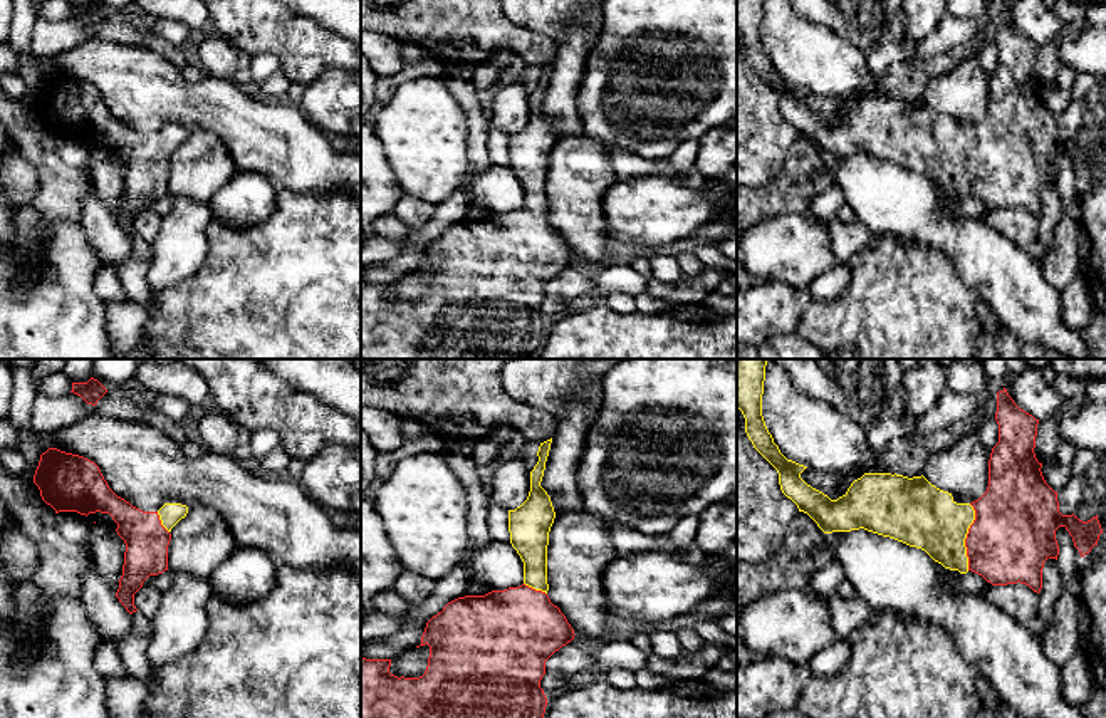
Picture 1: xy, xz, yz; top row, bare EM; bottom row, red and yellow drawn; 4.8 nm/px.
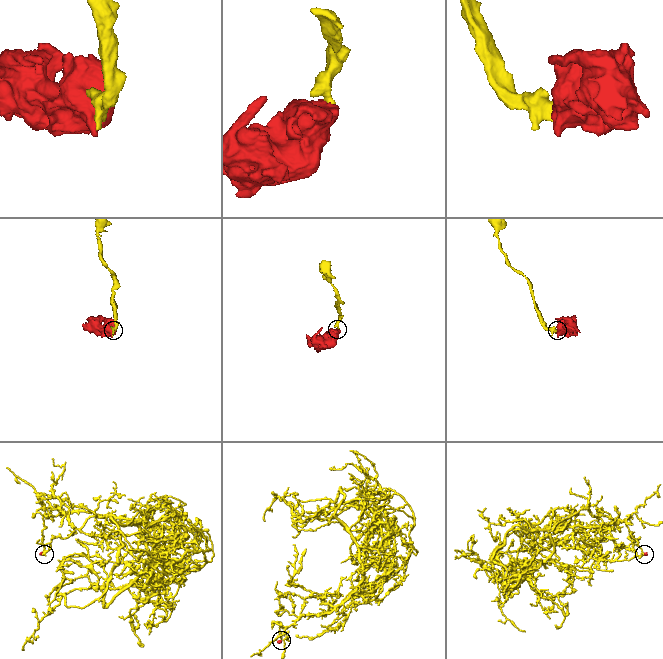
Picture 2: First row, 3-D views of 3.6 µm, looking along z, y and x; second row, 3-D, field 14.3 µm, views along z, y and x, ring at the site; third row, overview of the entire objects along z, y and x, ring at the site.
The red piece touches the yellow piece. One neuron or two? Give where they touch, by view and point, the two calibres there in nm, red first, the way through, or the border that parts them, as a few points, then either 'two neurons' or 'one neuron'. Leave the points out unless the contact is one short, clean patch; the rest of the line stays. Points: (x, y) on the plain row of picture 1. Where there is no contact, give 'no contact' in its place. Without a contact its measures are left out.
yz (967, 161) | 400/300 nm | across yz (1014, 155), (967, 161), (955, 160), (920, 140) | one neuron

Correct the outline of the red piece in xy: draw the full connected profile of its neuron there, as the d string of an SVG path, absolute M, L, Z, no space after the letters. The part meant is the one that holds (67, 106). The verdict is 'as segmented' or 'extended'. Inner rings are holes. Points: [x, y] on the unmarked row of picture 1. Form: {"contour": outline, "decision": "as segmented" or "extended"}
{"contour": "M49 72L40 79L34 107L55 138L109 138L126 168L123 200L116 221L129 238L136 237L134 218L149 200L168 195L171 153L186 141L188 131L164 127L158 136L143 136L117 121L99 91L79 79Z", "decision": "extended"}

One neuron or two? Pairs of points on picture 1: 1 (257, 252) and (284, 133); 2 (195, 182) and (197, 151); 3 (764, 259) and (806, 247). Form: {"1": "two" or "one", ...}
{"1": "two", "2": "one", "3": "one"}

